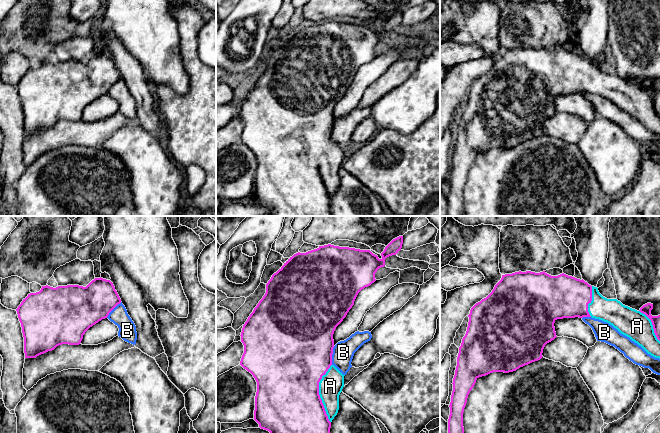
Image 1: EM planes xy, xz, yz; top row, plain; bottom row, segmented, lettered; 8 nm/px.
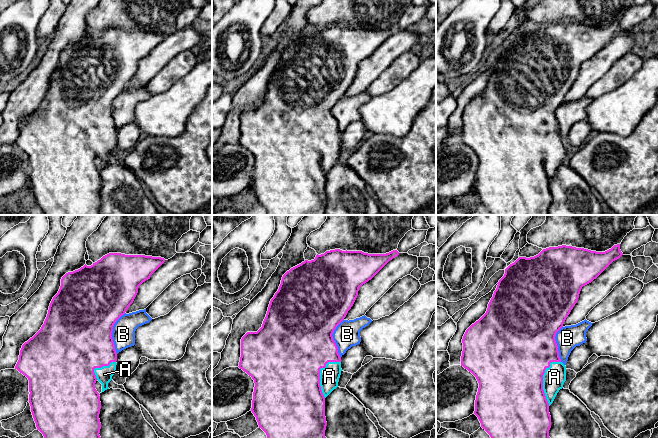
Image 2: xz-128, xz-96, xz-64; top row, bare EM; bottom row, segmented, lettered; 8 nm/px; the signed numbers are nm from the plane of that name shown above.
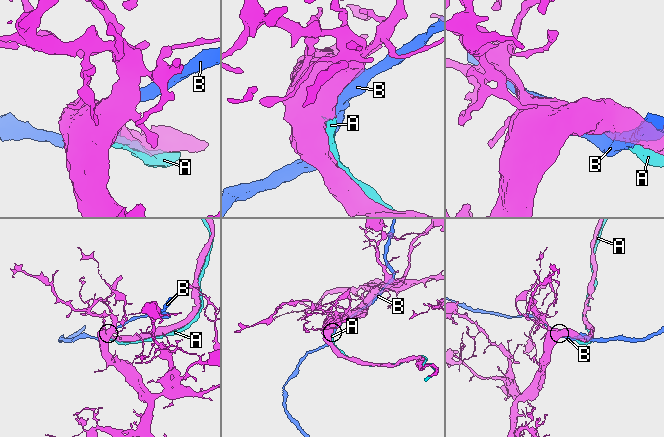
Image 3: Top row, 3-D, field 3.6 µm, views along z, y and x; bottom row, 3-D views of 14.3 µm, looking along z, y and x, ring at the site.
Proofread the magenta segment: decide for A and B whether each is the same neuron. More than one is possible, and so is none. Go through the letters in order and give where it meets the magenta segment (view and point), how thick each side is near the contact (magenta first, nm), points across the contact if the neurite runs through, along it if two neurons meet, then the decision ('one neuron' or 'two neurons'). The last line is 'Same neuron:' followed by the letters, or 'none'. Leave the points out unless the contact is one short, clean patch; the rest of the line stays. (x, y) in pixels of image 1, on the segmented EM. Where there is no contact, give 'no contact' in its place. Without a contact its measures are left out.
A: xz (318, 393) | 500/190 nm | one neuron
B: xz (331, 355) | 500/170 nm | two neurons
Same neuron: A

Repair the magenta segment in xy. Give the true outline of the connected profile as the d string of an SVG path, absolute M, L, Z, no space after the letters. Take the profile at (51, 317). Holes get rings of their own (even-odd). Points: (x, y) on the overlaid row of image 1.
M95 278L86 287L79 285L42 286L36 293L30 293L16 309L24 337L25 358L36 358L62 344L79 345L85 332L108 317L109 313L121 303L121 299L110 280Z

